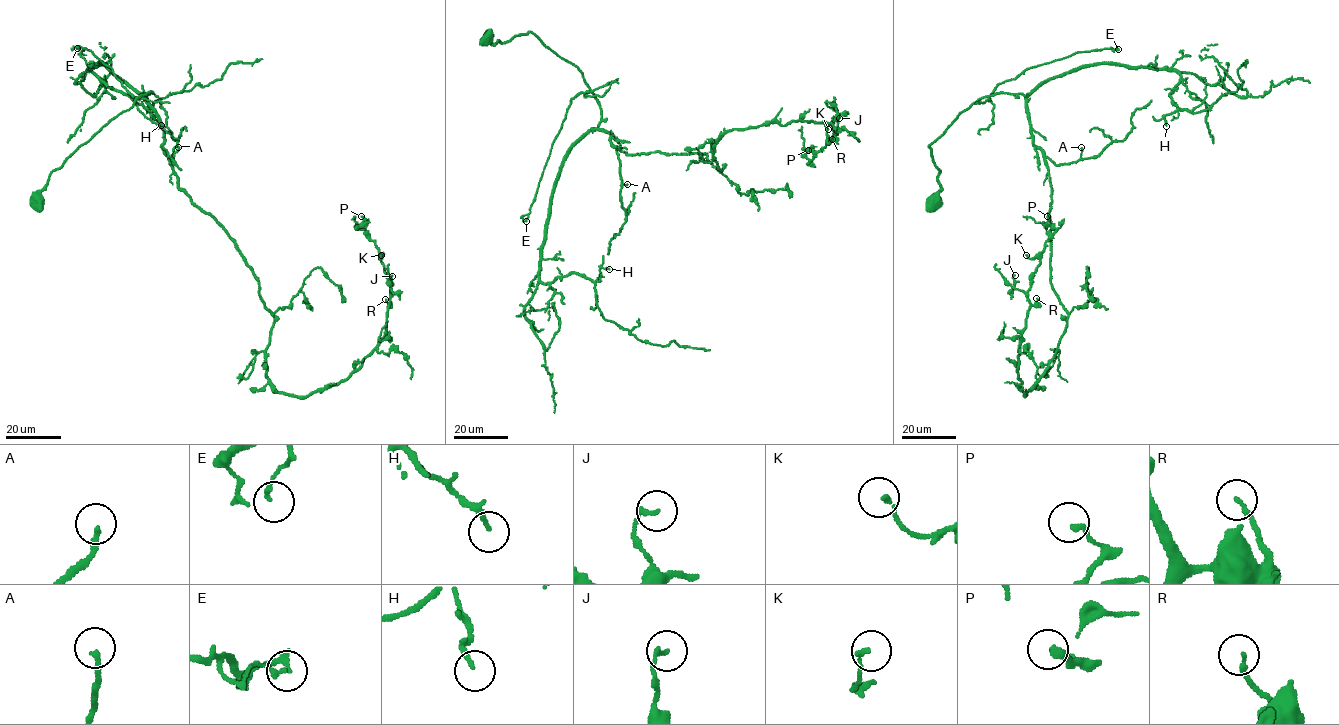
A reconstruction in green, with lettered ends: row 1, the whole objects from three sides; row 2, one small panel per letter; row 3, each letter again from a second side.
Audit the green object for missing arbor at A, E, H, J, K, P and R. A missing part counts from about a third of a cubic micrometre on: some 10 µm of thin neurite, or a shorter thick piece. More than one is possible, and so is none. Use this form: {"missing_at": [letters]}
{"missing_at": ["A"]}

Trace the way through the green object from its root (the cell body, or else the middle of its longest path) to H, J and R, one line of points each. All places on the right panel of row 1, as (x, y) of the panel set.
H: (935, 202), (929, 146), (985, 96), (1029, 95), (1094, 64), (1172, 69), (1178, 108), (1166, 126)
J: (935, 202), (929, 146), (979, 99), (1023, 94), (1068, 314), (1024, 395), (1030, 301), (1015, 275)
R: (935, 202), (929, 146), (979, 99), (1023, 94), (1068, 314), (1024, 395), (1036, 298)

